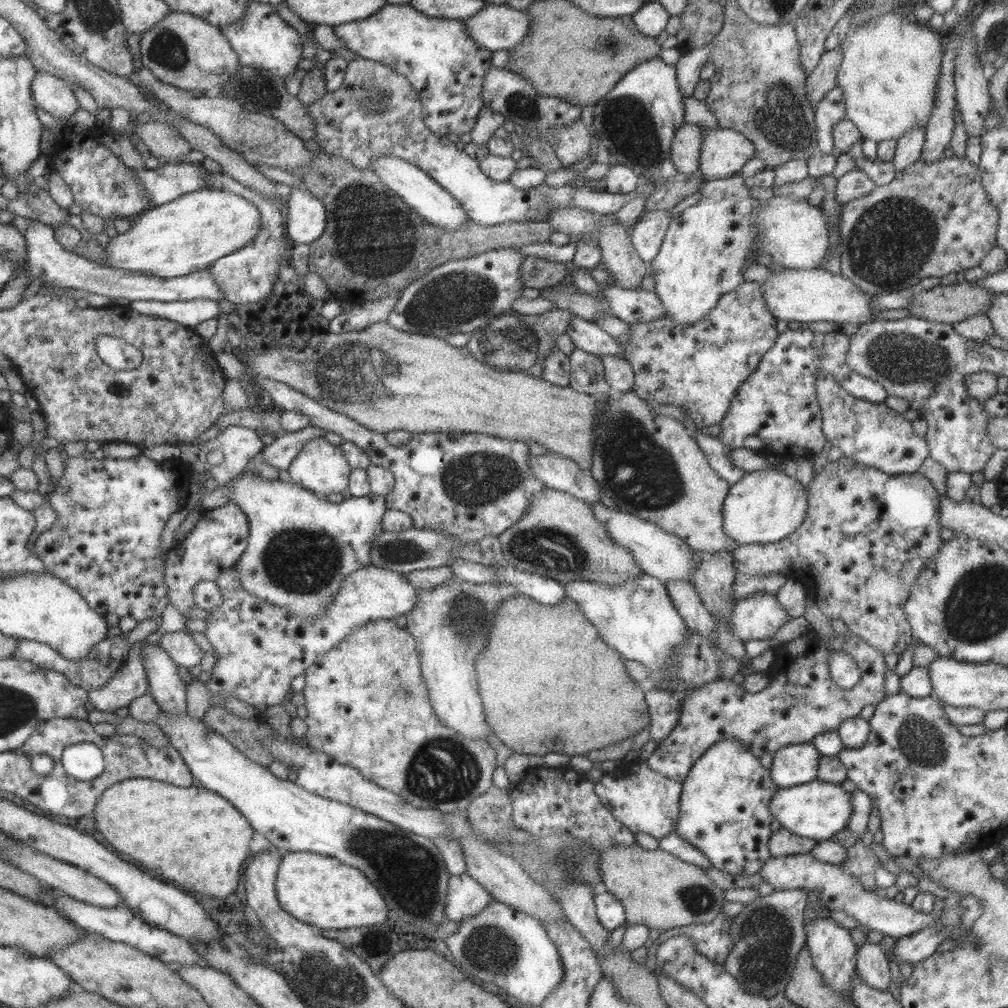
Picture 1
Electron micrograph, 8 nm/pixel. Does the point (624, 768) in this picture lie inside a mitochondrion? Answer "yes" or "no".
no

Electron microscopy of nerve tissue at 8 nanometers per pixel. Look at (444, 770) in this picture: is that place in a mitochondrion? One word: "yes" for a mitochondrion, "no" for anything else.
yes

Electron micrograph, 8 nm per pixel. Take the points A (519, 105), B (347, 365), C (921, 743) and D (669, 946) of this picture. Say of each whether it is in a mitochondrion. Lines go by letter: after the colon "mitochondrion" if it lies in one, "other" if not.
A: mitochondrion
B: mitochondrion
C: mitochondrion
D: other

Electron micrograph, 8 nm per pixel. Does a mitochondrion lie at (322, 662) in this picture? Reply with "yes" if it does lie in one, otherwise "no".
no

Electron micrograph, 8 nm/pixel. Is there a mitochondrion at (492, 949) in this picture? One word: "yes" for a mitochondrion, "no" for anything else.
yes

